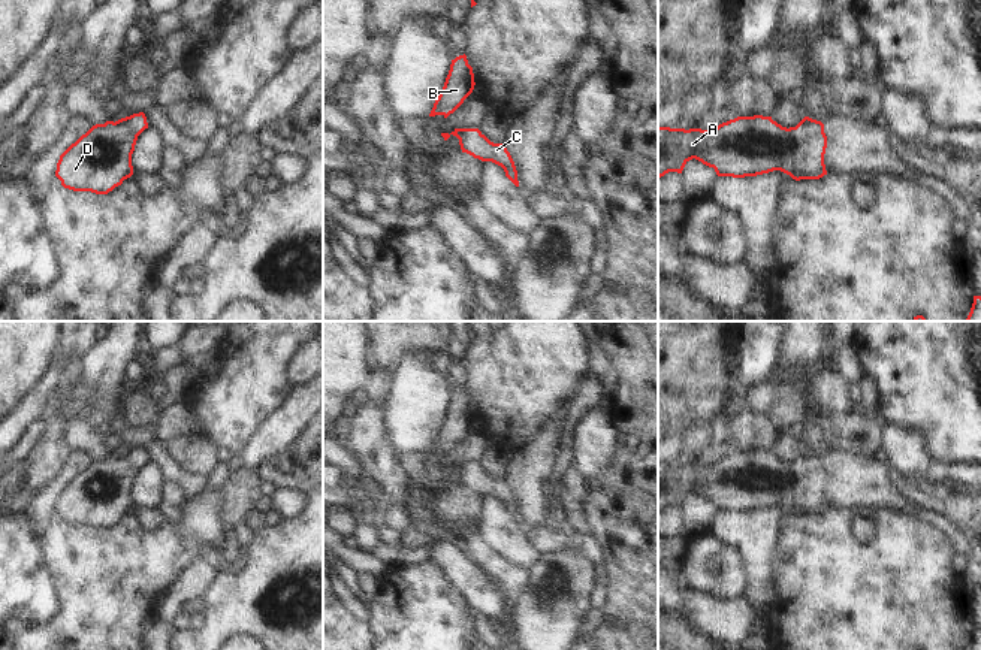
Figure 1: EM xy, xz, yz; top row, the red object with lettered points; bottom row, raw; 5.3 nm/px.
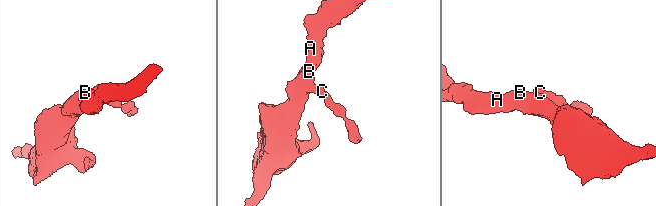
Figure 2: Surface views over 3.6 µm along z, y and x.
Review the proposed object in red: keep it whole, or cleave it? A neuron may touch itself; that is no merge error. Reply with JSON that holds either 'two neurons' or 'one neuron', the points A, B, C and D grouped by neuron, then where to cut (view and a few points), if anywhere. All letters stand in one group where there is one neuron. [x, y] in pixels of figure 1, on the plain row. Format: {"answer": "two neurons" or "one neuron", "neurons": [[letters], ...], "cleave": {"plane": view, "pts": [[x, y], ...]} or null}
{"answer": "one neuron", "neurons": [["A", "B", "C", "D"]], "cleave": null}

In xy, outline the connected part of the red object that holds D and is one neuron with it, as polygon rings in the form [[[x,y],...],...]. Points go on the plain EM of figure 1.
[[[144,447],[93,460],[60,490],[55,511],[64,523],[108,529],[133,510],[132,489],[145,463]]]

